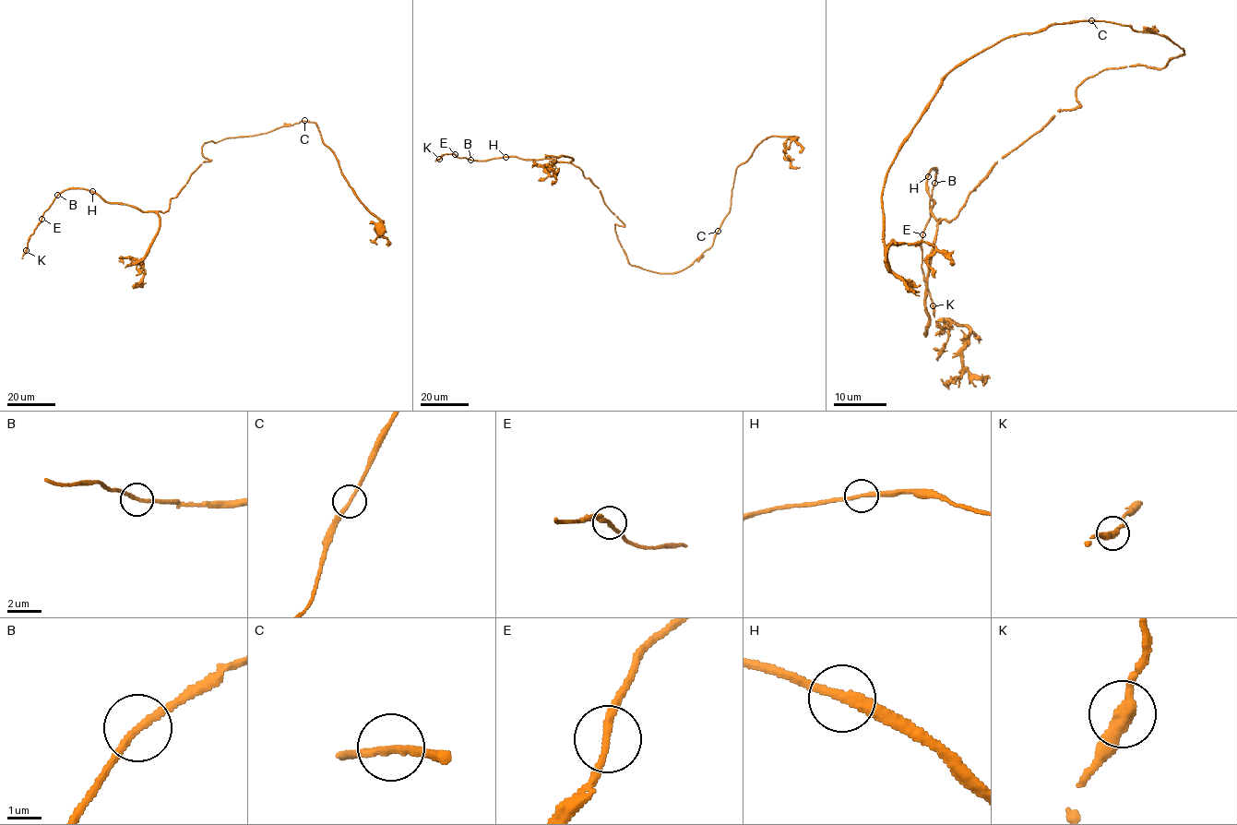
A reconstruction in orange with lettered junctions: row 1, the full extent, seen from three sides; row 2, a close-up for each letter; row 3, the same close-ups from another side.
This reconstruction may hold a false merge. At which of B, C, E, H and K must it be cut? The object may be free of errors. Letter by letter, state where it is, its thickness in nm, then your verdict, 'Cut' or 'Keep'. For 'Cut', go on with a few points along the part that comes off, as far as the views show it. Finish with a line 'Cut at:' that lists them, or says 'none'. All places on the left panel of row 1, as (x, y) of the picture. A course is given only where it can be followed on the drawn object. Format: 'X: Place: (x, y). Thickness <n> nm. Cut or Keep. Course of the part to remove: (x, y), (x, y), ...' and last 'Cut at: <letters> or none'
B: Place: (57, 195). Thickness 220 nm. Keep
C: Place: (304, 120). Thickness 200 nm. Keep
E: Place: (41, 219). Thickness 200 nm. Keep
H: Place: (92, 191). Thickness 280 nm. Keep
K: Place: (26, 250). Thickness 360 nm. Keep
Cut at: none

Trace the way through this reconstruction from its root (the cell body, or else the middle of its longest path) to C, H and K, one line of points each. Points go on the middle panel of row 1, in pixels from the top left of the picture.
C: (628, 261), (660, 273), (679, 271), (712, 245), (718, 231)
H: (628, 261), (615, 232), (615, 224), (624, 224), (578, 167), (549, 158), (505, 157)
K: (628, 261), (615, 232), (615, 224), (624, 224), (571, 163), (513, 156), (471, 161), (453, 154), (439, 159)

